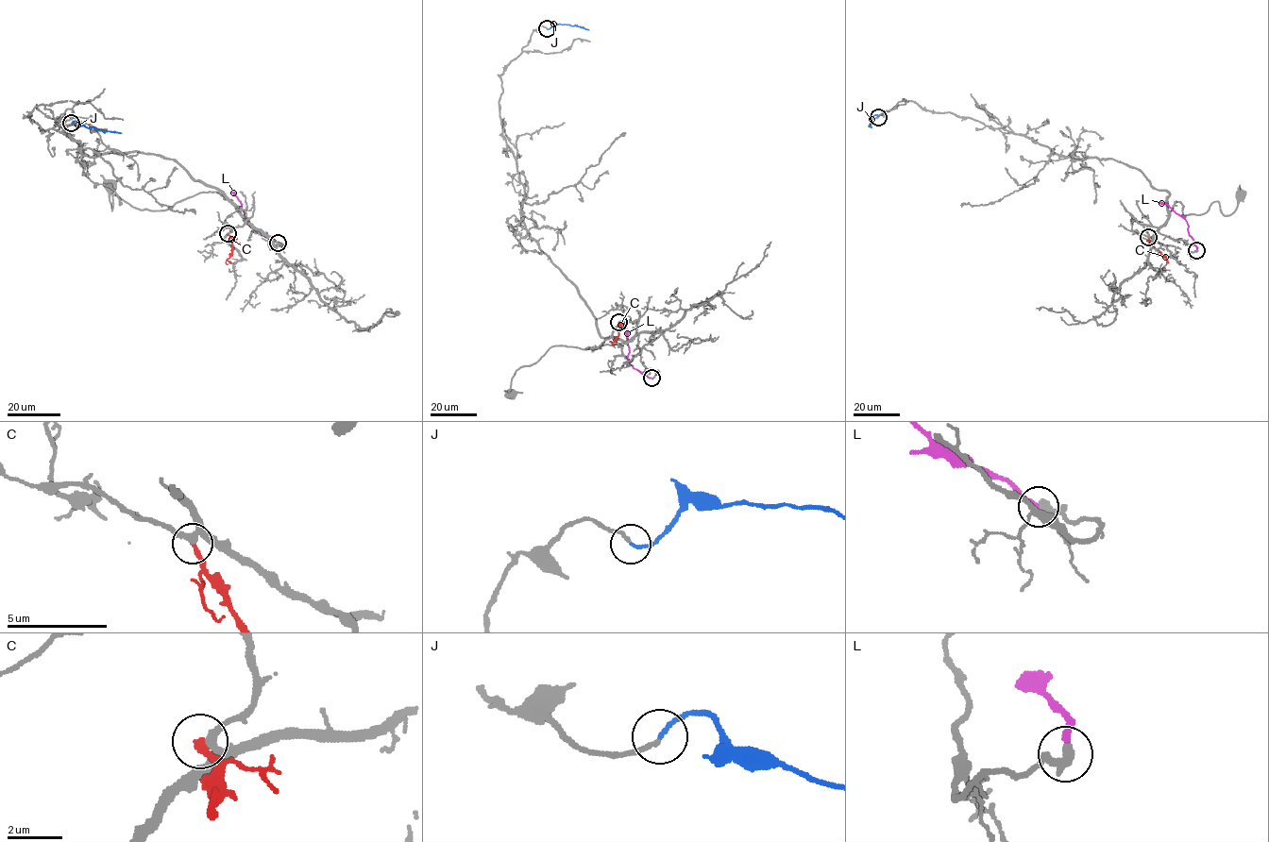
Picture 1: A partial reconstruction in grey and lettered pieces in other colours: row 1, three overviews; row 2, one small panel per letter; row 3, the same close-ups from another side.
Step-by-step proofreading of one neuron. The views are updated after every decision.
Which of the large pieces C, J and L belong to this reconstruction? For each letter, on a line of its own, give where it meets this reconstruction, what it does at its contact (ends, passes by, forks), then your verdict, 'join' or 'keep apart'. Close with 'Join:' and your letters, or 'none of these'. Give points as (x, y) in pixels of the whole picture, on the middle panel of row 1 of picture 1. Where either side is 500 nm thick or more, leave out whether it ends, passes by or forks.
C: (618, 322) | it ends | keep apart
J: (547, 28) | it ends | join
L: (651, 378) | it ends | keep apart
Join: J

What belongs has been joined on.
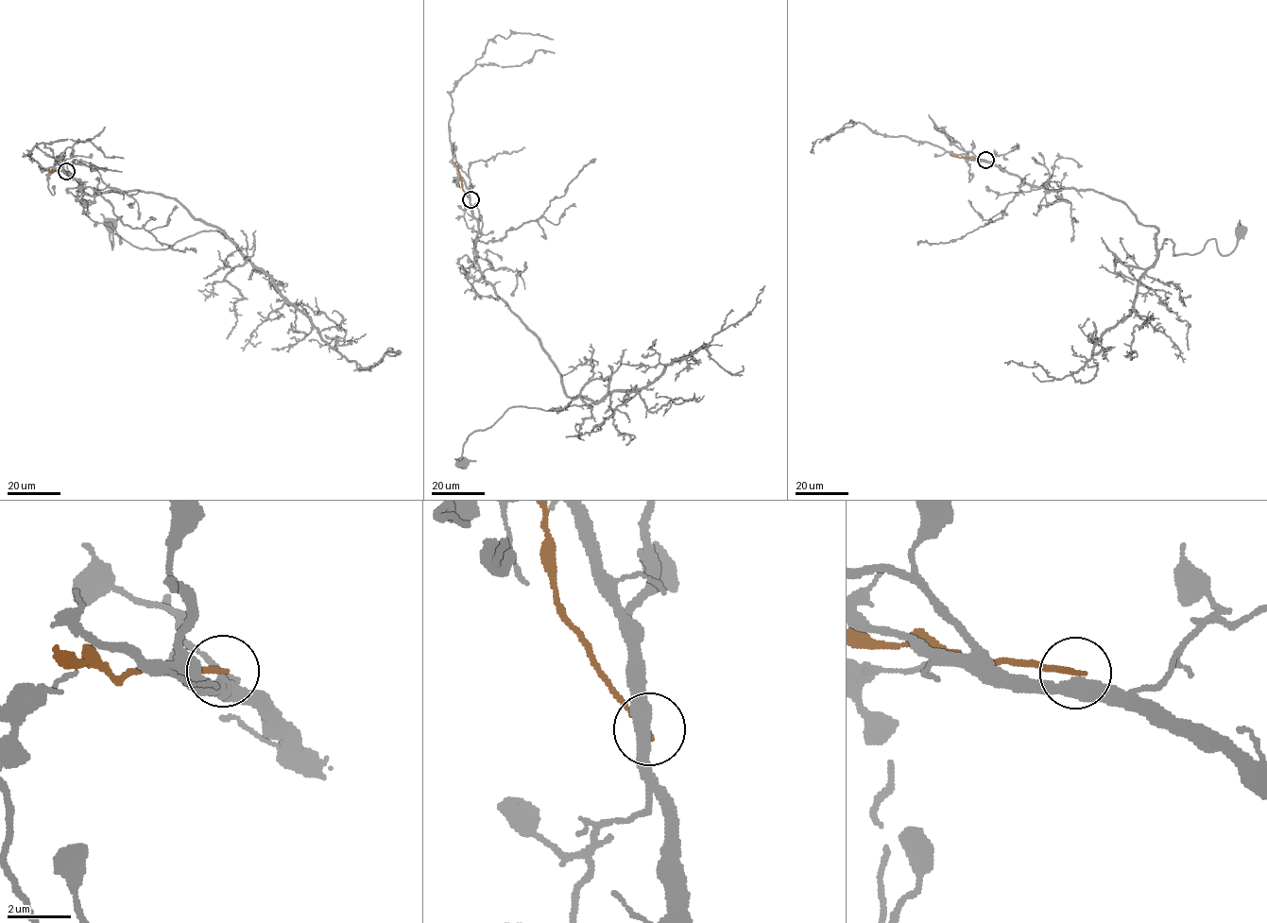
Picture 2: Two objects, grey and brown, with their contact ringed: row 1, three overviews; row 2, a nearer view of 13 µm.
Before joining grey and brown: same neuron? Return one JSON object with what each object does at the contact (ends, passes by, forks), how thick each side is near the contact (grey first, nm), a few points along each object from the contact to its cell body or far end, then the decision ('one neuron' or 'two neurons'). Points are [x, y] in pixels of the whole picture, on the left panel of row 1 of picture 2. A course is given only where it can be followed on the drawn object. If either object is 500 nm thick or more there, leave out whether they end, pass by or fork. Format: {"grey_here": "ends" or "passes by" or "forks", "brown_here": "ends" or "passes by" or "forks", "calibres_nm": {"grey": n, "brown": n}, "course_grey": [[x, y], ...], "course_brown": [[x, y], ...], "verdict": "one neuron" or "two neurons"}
{"grey_here": "passes by", "brown_here": "ends", "calibres_nm": {"grey": 440, "brown": 160}, "course_grey": [[66, 172], [89, 196], [172, 197], [232, 241], [204, 230], [152, 249], [113, 233], [111, 249], [111, 224]], "course_brown": [[66, 171], [43, 169]], "verdict": "two neurons"}

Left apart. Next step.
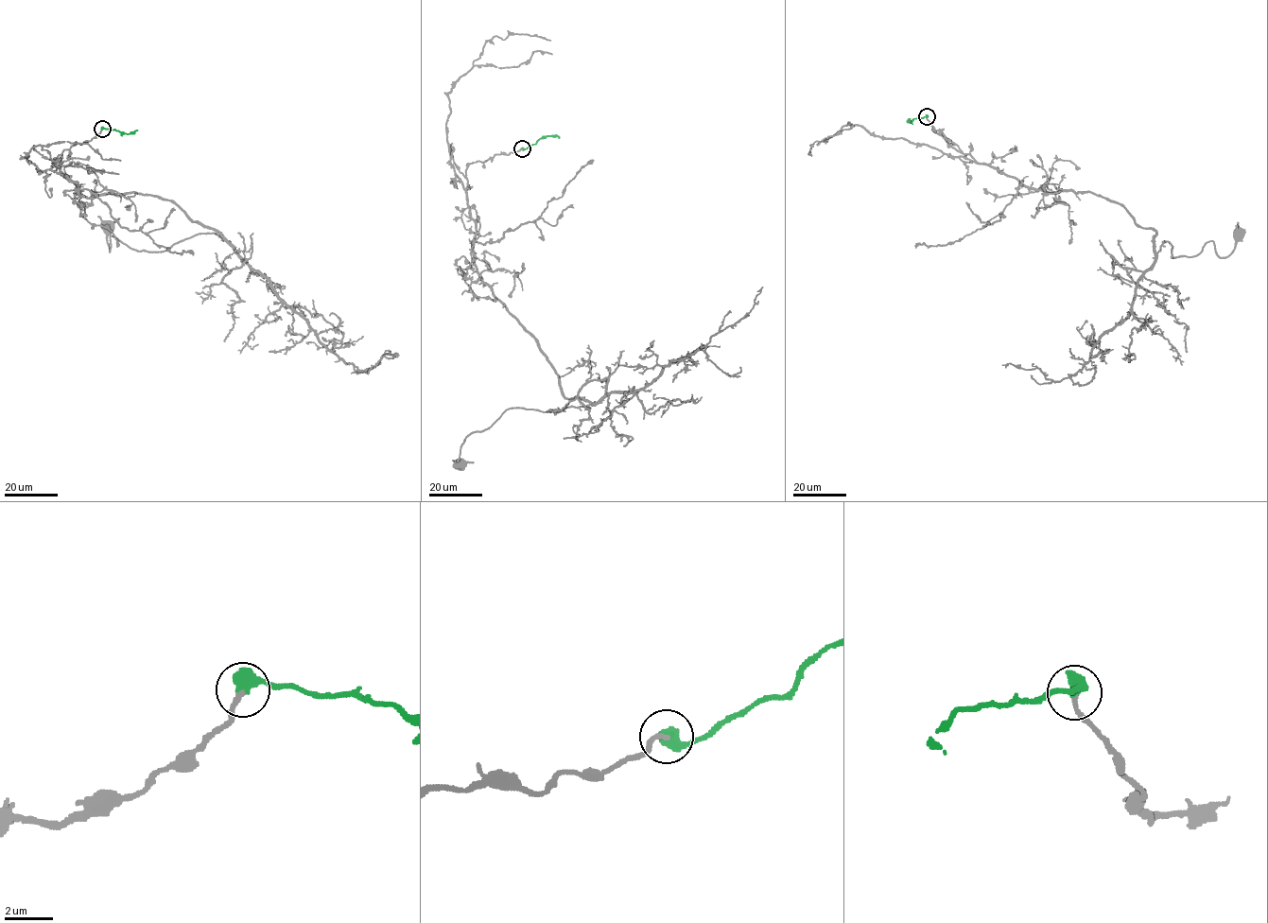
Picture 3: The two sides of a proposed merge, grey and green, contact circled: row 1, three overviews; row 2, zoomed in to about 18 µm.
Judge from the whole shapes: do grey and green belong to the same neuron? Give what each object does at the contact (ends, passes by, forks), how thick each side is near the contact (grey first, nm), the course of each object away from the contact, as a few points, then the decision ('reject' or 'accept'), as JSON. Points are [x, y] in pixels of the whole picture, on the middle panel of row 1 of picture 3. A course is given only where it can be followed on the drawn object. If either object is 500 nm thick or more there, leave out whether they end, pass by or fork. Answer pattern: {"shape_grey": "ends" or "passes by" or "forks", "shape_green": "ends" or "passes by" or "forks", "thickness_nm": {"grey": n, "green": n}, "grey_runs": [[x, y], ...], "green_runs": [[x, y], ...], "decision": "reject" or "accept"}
{"thickness_nm": {"grey": 200, "green": 600}, "grey_runs": [[522, 148], [466, 169], [474, 266], [534, 339], [564, 397], [590, 404], [508, 409], [465, 438], [460, 465]], "green_runs": [[522, 148], [527, 148], [547, 135], [559, 137]], "decision": "accept"}

